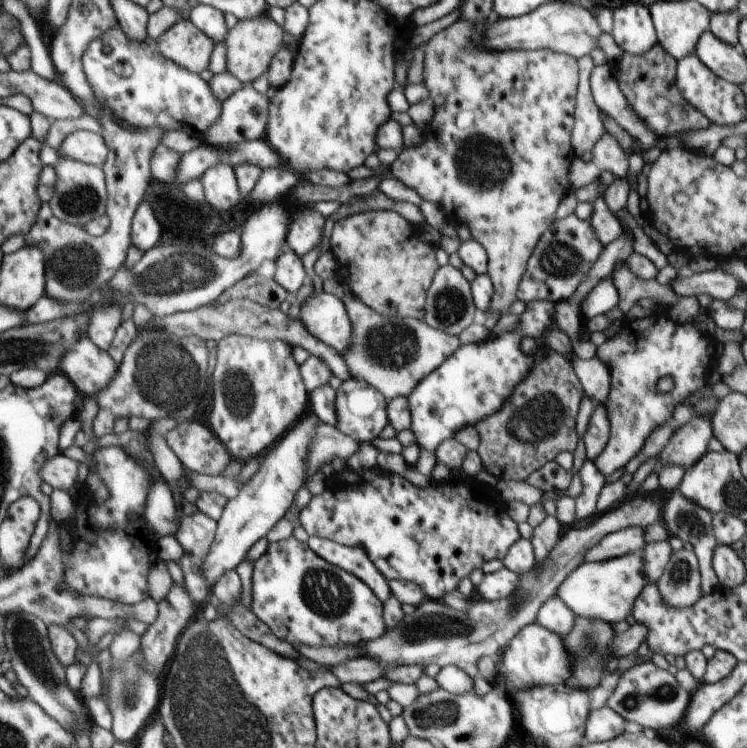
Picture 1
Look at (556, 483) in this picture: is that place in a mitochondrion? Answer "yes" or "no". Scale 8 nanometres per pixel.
no

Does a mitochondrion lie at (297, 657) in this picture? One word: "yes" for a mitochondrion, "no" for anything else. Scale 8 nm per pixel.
no

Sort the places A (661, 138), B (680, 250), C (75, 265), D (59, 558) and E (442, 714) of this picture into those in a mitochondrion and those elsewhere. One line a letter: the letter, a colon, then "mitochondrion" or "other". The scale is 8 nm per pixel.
A: other
B: other
C: mitochondrion
D: other
E: mitochondrion

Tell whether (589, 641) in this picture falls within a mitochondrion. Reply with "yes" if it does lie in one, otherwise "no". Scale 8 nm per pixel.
yes

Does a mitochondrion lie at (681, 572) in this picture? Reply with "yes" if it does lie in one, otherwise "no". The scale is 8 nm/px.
yes

